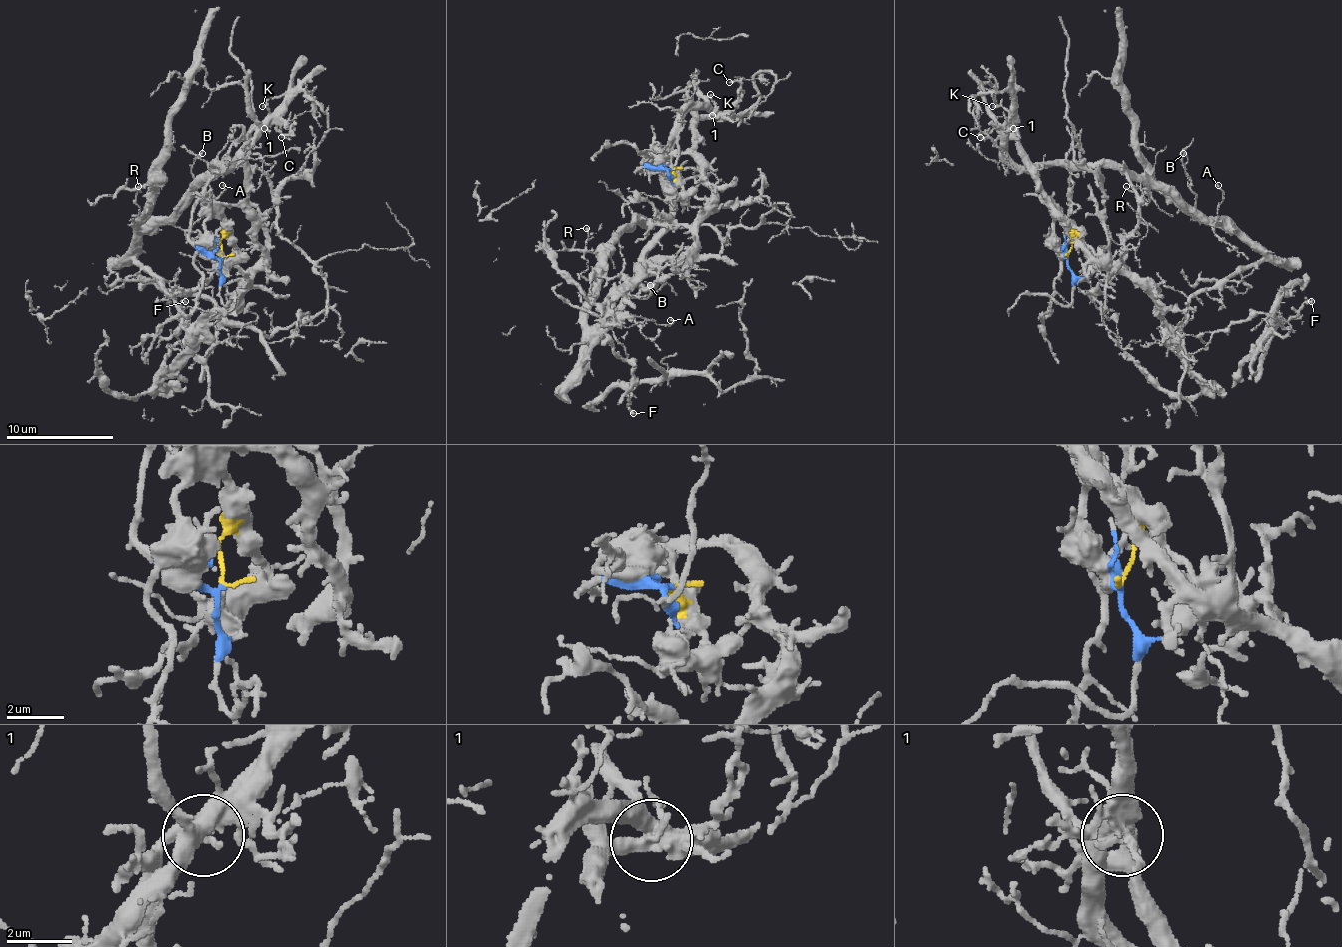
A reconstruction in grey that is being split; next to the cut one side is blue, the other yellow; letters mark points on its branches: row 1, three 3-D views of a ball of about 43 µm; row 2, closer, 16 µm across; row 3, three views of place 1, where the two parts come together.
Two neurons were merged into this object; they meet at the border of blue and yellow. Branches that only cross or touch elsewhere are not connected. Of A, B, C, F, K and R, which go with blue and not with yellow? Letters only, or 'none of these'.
A, B, K, R

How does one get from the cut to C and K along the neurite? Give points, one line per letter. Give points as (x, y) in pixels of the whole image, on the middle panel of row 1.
C: (669, 169), (669, 161), (693, 145), (693, 123), (731, 107), (739, 83), (728, 83)
K: (669, 169), (637, 169), (656, 172), (664, 164), (664, 147), (677, 120), (688, 110), (715, 112), (710, 94)

